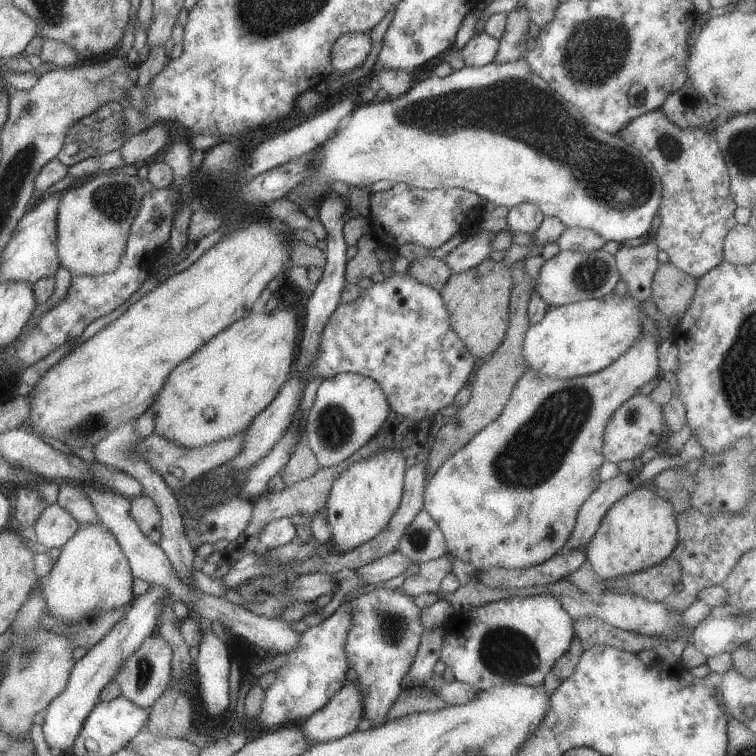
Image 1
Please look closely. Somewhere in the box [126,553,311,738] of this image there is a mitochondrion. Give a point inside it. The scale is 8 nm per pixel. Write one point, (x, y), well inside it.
(143, 675)

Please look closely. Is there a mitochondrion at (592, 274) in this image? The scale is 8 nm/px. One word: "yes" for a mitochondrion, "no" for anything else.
yes

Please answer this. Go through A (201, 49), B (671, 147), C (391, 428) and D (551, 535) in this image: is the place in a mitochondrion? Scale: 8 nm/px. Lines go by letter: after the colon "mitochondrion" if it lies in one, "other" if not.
A: other
B: mitochondrion
C: other
D: other

